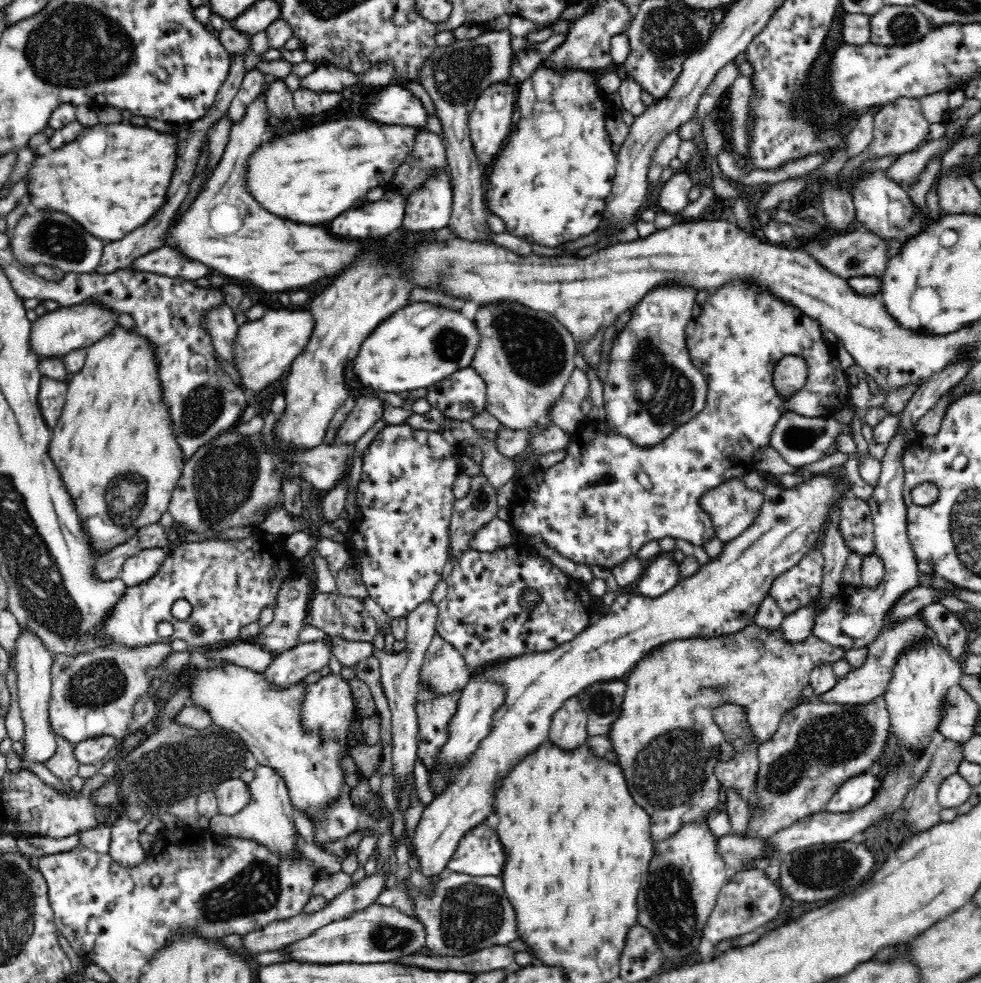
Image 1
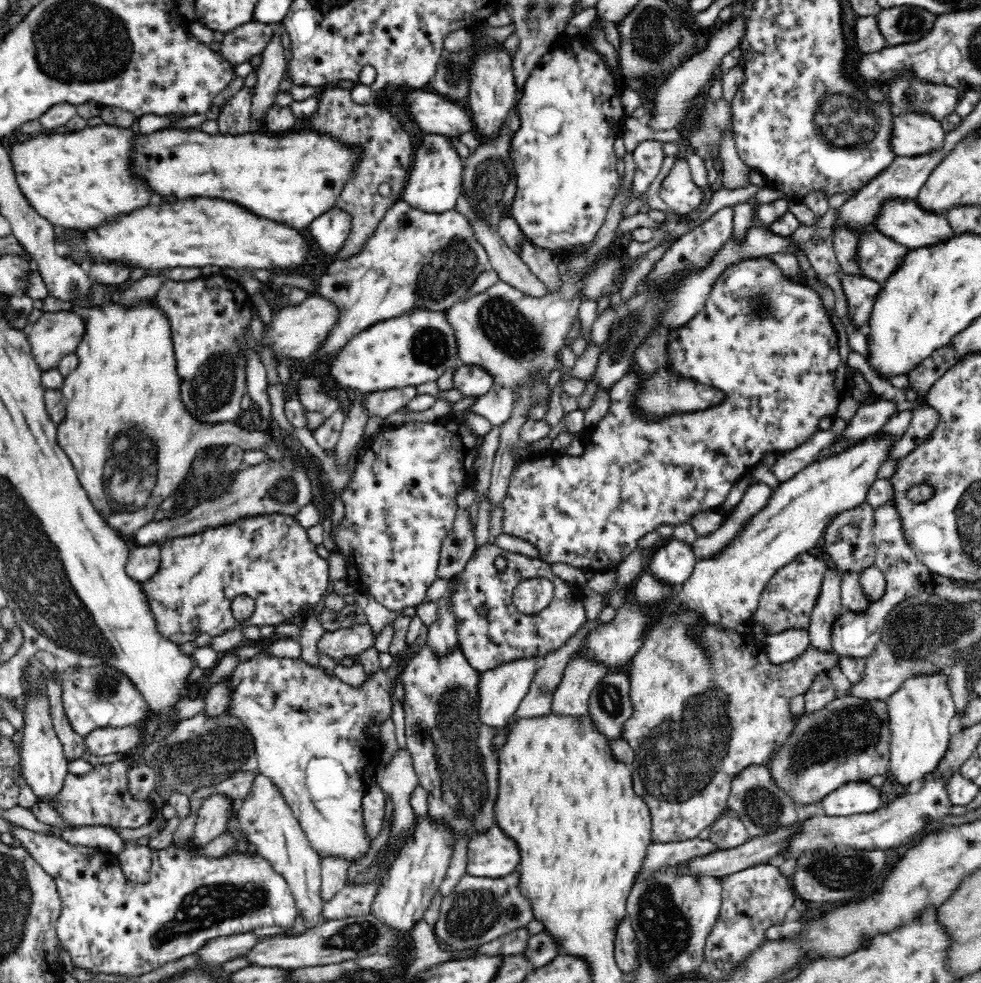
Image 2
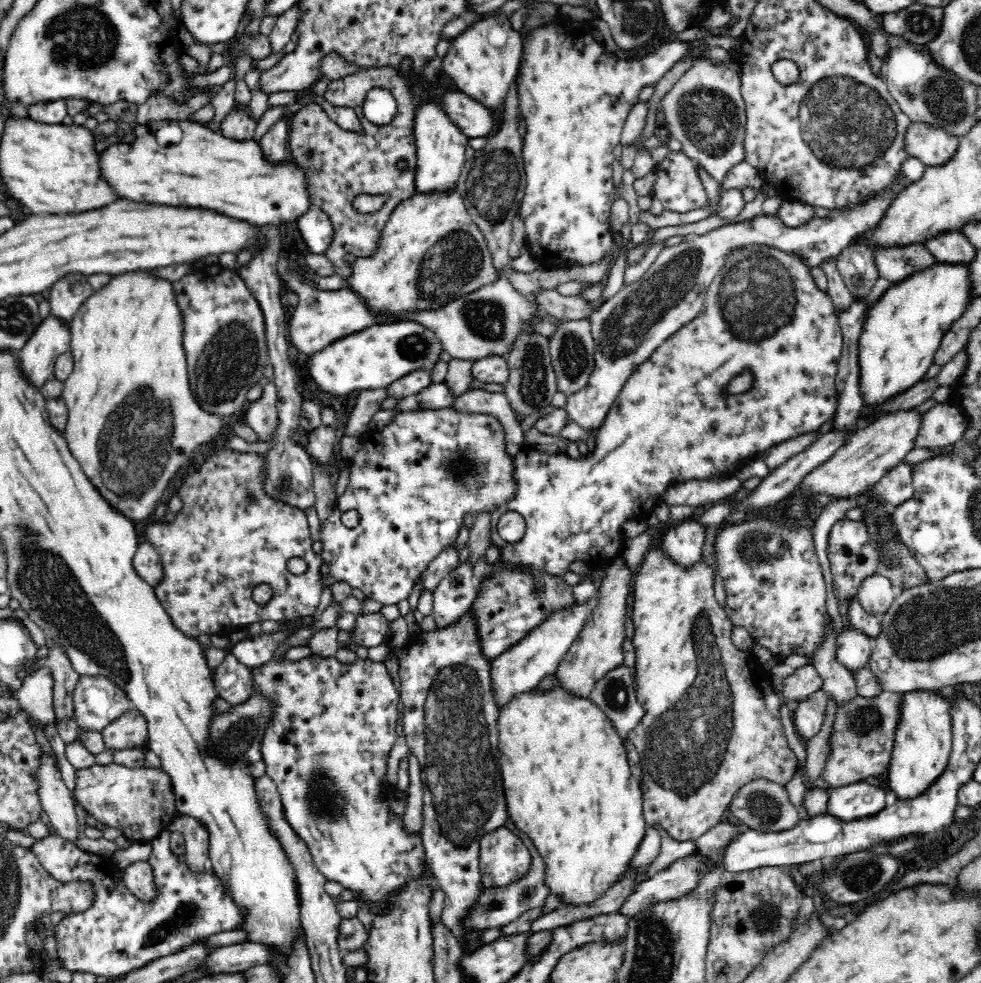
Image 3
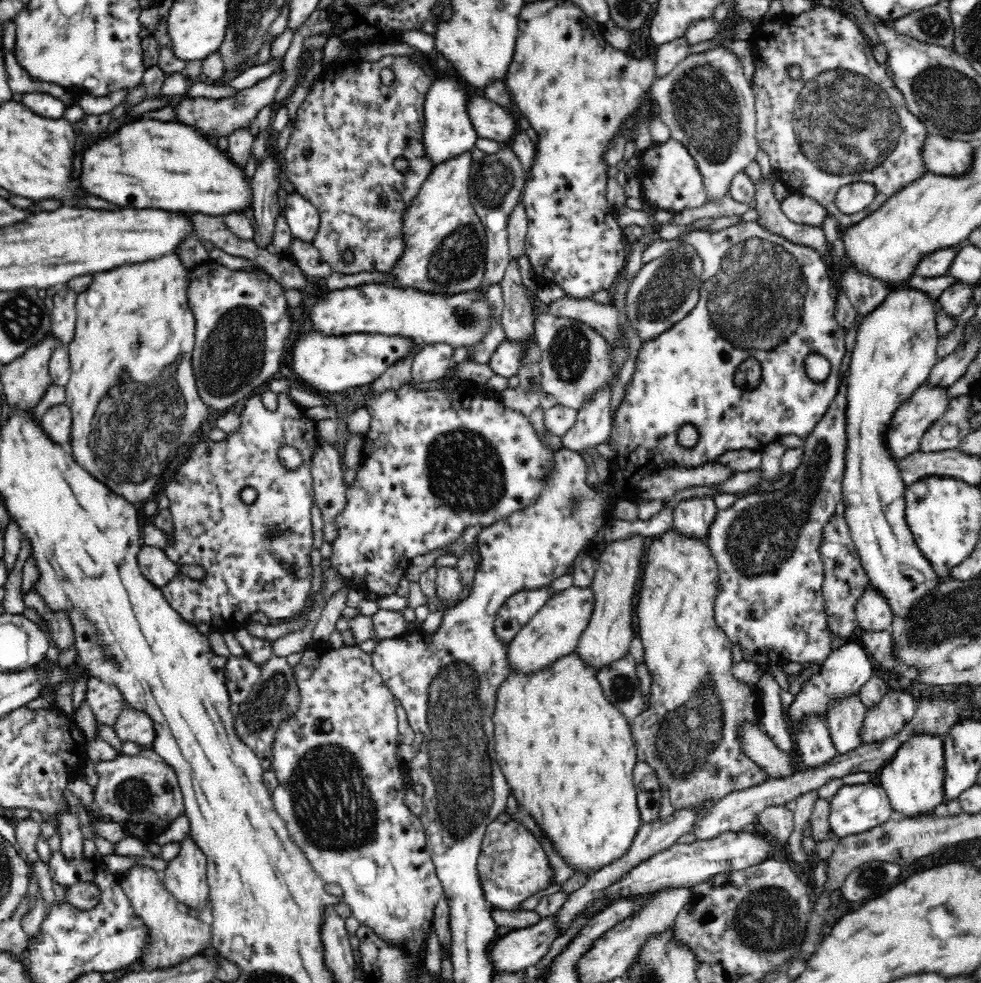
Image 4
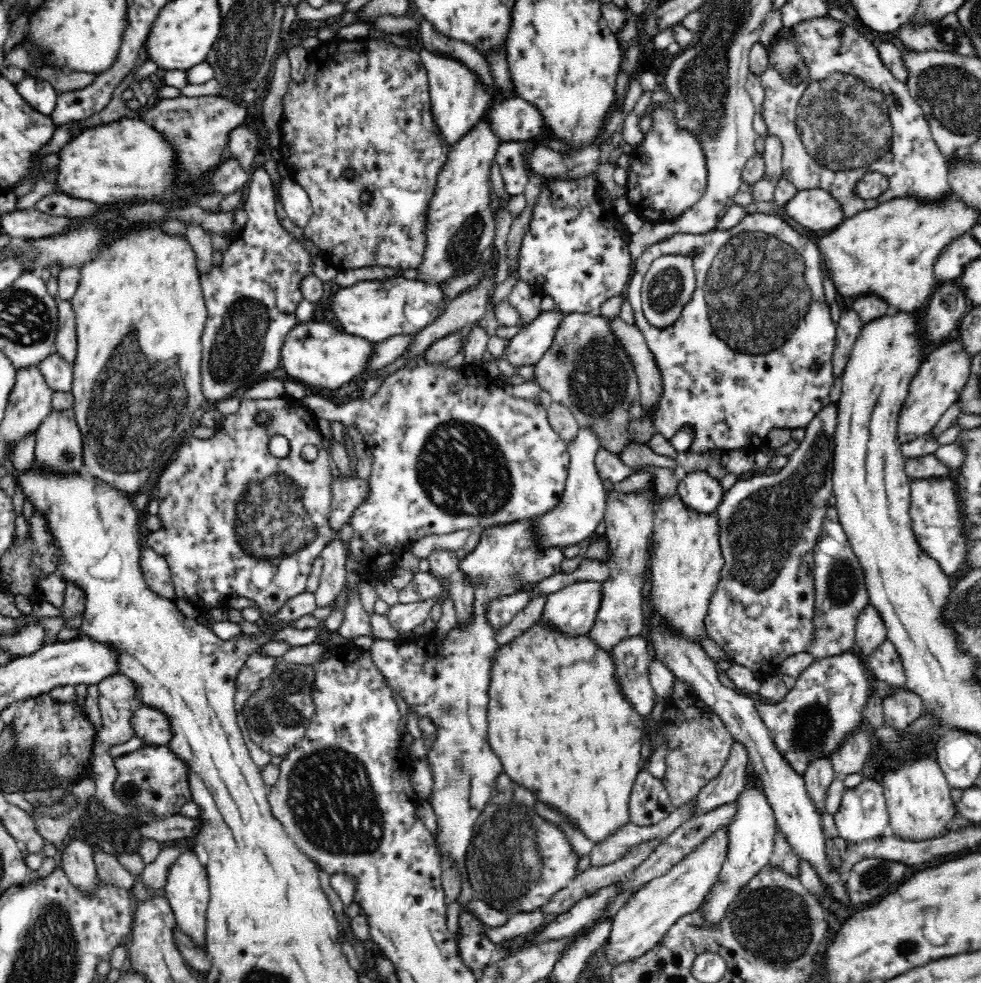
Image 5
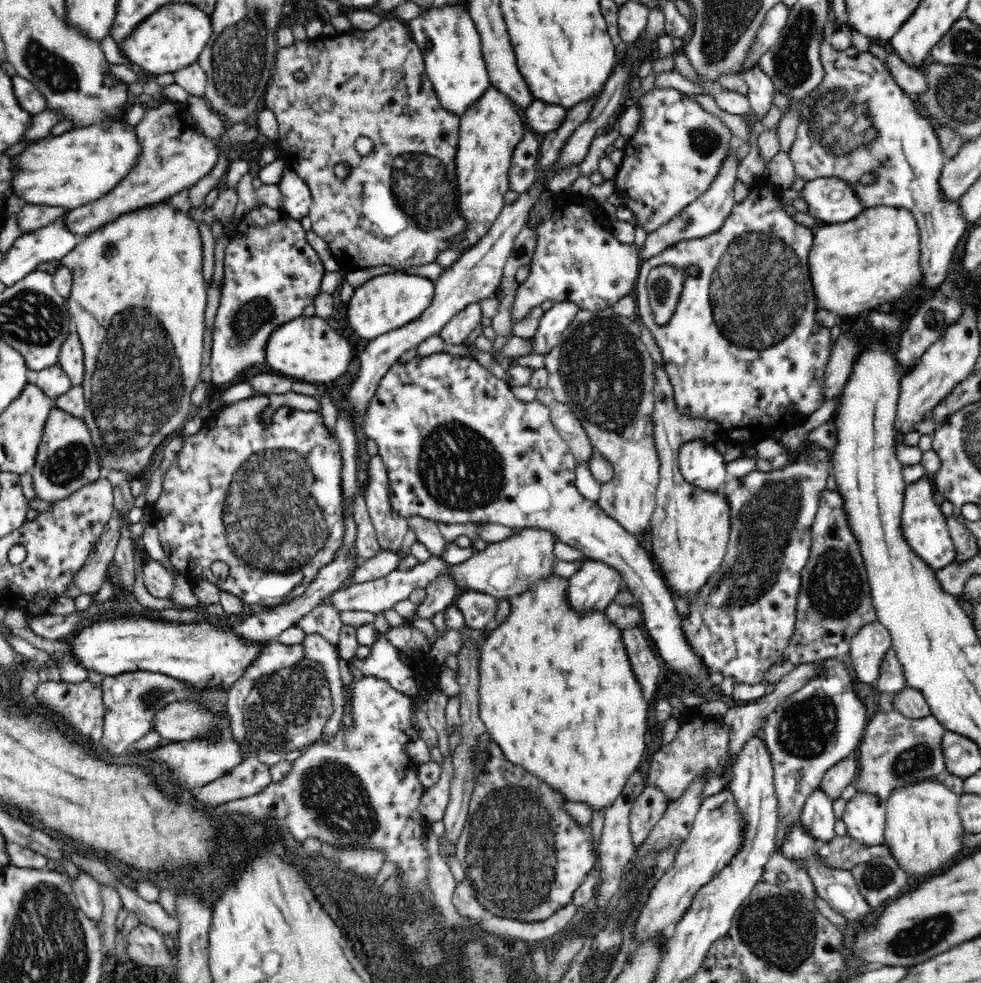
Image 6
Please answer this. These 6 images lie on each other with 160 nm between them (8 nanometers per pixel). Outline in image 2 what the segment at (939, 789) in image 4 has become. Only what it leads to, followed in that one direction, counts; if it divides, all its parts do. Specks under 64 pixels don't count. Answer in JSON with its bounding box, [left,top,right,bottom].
[885,670,956,785]

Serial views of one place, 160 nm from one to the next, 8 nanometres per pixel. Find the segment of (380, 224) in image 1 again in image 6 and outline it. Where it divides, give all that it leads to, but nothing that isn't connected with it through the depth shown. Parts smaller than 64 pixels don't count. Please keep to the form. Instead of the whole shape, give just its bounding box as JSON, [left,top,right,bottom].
[279,169,312,221]

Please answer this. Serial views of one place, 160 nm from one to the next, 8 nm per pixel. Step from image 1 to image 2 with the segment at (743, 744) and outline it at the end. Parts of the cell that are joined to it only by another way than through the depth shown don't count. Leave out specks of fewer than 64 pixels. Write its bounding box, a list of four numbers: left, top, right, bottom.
[727,764,799,837]

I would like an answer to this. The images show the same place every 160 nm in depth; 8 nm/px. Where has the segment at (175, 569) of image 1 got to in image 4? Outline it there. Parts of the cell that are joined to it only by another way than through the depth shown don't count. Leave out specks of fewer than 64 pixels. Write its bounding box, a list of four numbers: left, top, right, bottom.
[141,392,318,634]

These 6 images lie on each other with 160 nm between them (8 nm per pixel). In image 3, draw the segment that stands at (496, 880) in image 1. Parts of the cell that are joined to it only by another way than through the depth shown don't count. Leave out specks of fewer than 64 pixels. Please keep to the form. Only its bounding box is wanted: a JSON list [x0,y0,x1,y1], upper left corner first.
[458,834,549,932]

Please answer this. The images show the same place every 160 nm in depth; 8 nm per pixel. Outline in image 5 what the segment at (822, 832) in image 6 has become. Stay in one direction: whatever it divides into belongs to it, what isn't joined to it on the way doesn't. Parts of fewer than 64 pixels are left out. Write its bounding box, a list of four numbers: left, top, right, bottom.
[803,756,834,812]

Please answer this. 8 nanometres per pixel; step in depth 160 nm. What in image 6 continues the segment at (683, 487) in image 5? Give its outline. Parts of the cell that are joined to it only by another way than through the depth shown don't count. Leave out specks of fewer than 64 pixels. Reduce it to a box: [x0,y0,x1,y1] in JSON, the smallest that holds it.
[679,439,728,494]

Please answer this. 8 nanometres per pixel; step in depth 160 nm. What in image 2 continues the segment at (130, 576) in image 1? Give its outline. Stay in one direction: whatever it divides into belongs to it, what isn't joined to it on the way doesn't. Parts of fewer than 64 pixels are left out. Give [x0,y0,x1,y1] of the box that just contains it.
[124,546,160,583]

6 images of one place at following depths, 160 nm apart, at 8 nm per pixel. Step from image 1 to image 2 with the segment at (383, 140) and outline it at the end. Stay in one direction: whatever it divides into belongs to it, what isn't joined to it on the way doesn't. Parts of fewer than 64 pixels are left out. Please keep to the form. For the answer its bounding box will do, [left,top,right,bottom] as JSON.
[133,129,361,230]

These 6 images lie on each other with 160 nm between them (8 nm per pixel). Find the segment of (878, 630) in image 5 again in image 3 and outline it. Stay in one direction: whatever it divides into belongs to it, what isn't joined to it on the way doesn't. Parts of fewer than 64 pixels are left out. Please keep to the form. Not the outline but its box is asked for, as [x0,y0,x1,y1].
[857,572,897,616]

